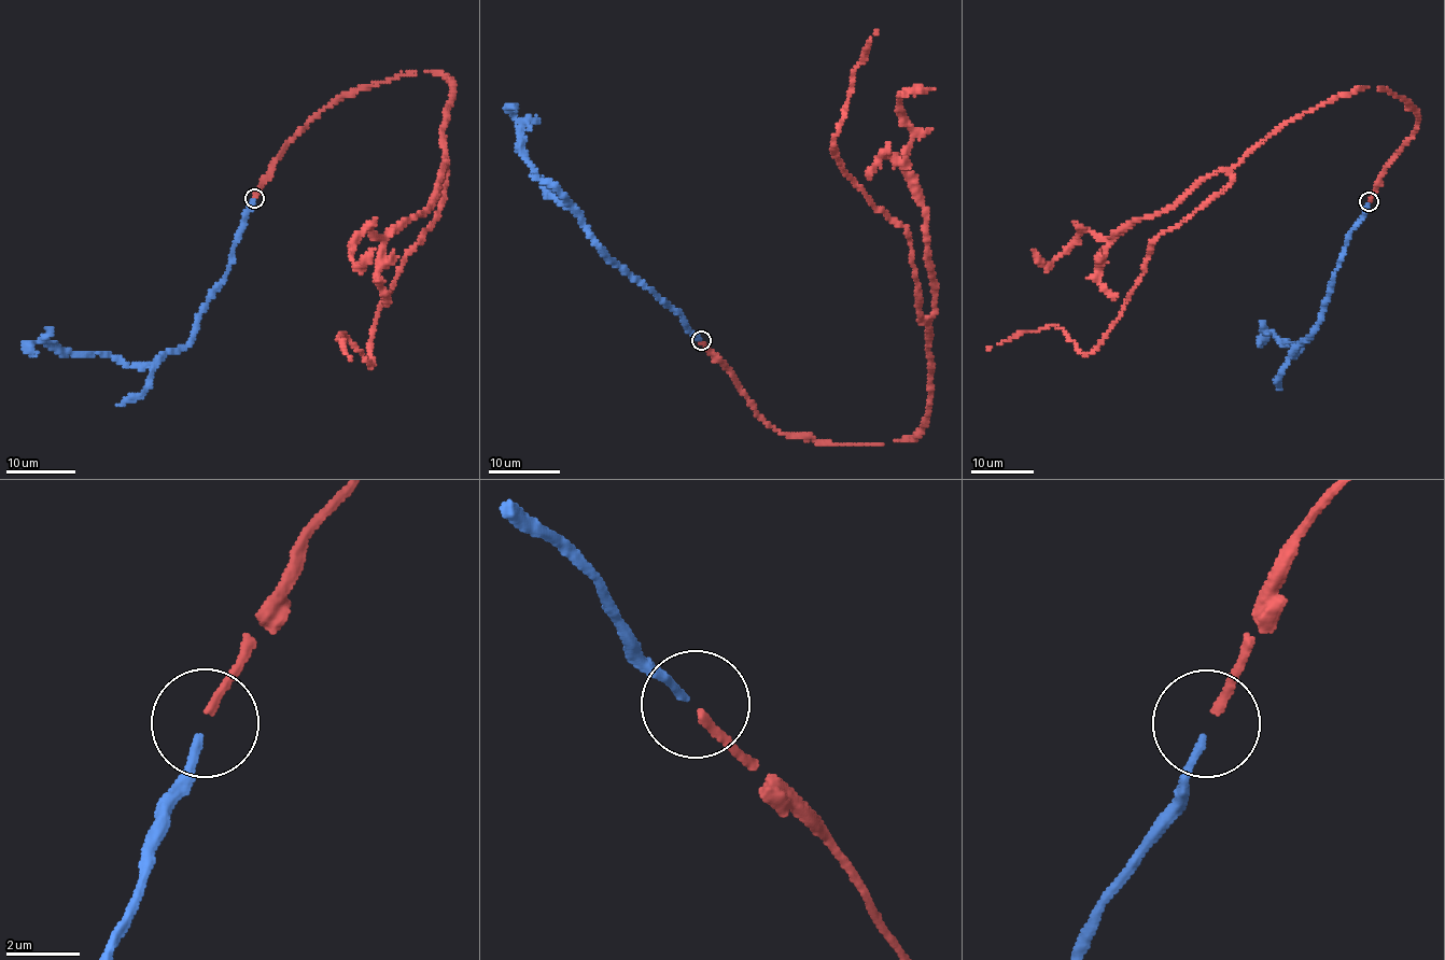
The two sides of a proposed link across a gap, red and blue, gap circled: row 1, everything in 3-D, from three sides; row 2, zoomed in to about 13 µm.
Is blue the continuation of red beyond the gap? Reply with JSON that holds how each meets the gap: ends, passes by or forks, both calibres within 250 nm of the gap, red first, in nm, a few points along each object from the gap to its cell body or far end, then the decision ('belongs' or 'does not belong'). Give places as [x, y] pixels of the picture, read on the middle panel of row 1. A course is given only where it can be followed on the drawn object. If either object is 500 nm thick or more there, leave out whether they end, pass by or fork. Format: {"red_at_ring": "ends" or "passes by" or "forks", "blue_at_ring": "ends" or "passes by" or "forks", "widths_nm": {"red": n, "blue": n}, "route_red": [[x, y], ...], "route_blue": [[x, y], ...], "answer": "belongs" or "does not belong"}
{"red_at_ring": "ends", "blue_at_ring": "ends", "widths_nm": {"red": 220, "blue": 200}, "route_red": [[702, 342], [787, 435], [868, 445], [920, 432], [928, 320], [910, 241], [835, 157], [874, 31]], "route_blue": [[700, 340], [675, 311], [611, 259], [583, 221], [550, 199], [524, 157], [519, 127], [511, 113], [515, 109]], "answer": "belongs"}

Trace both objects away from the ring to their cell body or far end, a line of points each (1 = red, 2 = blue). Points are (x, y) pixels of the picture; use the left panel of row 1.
1: (255, 196), (334, 102), (404, 74), (448, 76), (438, 211), (380, 307), (372, 362), (340, 334), (349, 360)
2: (254, 199), (227, 278), (191, 341), (152, 364), (127, 366), (107, 354), (44, 343), (30, 344), (38, 355)

